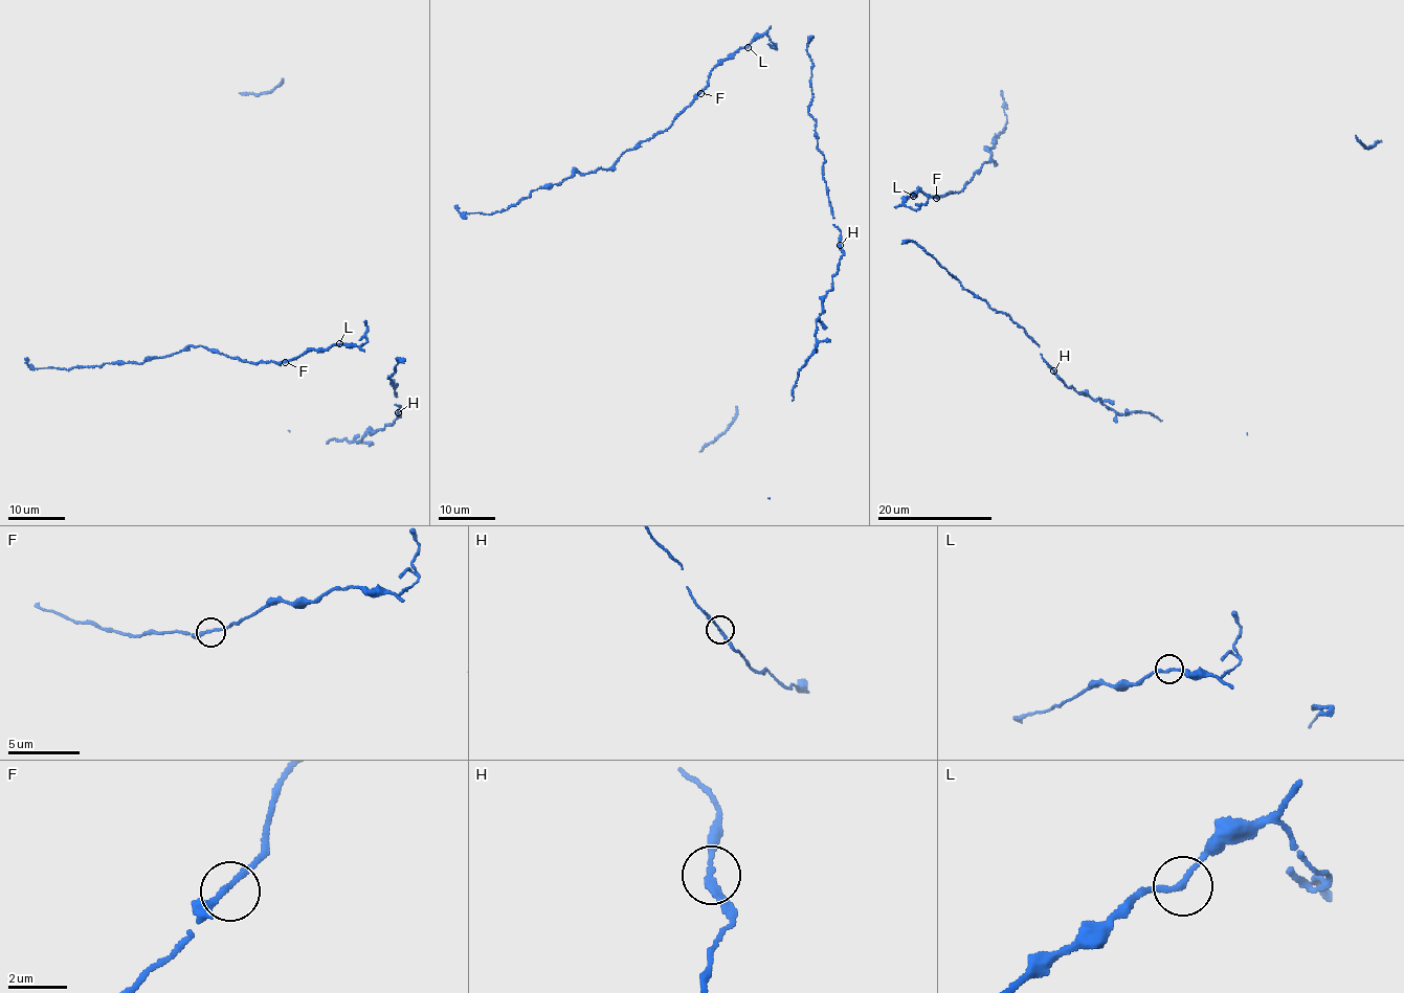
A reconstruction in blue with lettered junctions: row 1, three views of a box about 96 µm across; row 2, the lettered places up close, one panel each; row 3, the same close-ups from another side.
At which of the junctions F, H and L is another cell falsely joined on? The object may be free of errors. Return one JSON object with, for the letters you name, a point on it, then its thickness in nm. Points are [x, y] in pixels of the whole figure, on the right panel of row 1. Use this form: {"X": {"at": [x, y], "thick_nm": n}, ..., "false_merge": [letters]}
{"false_merge": []}

